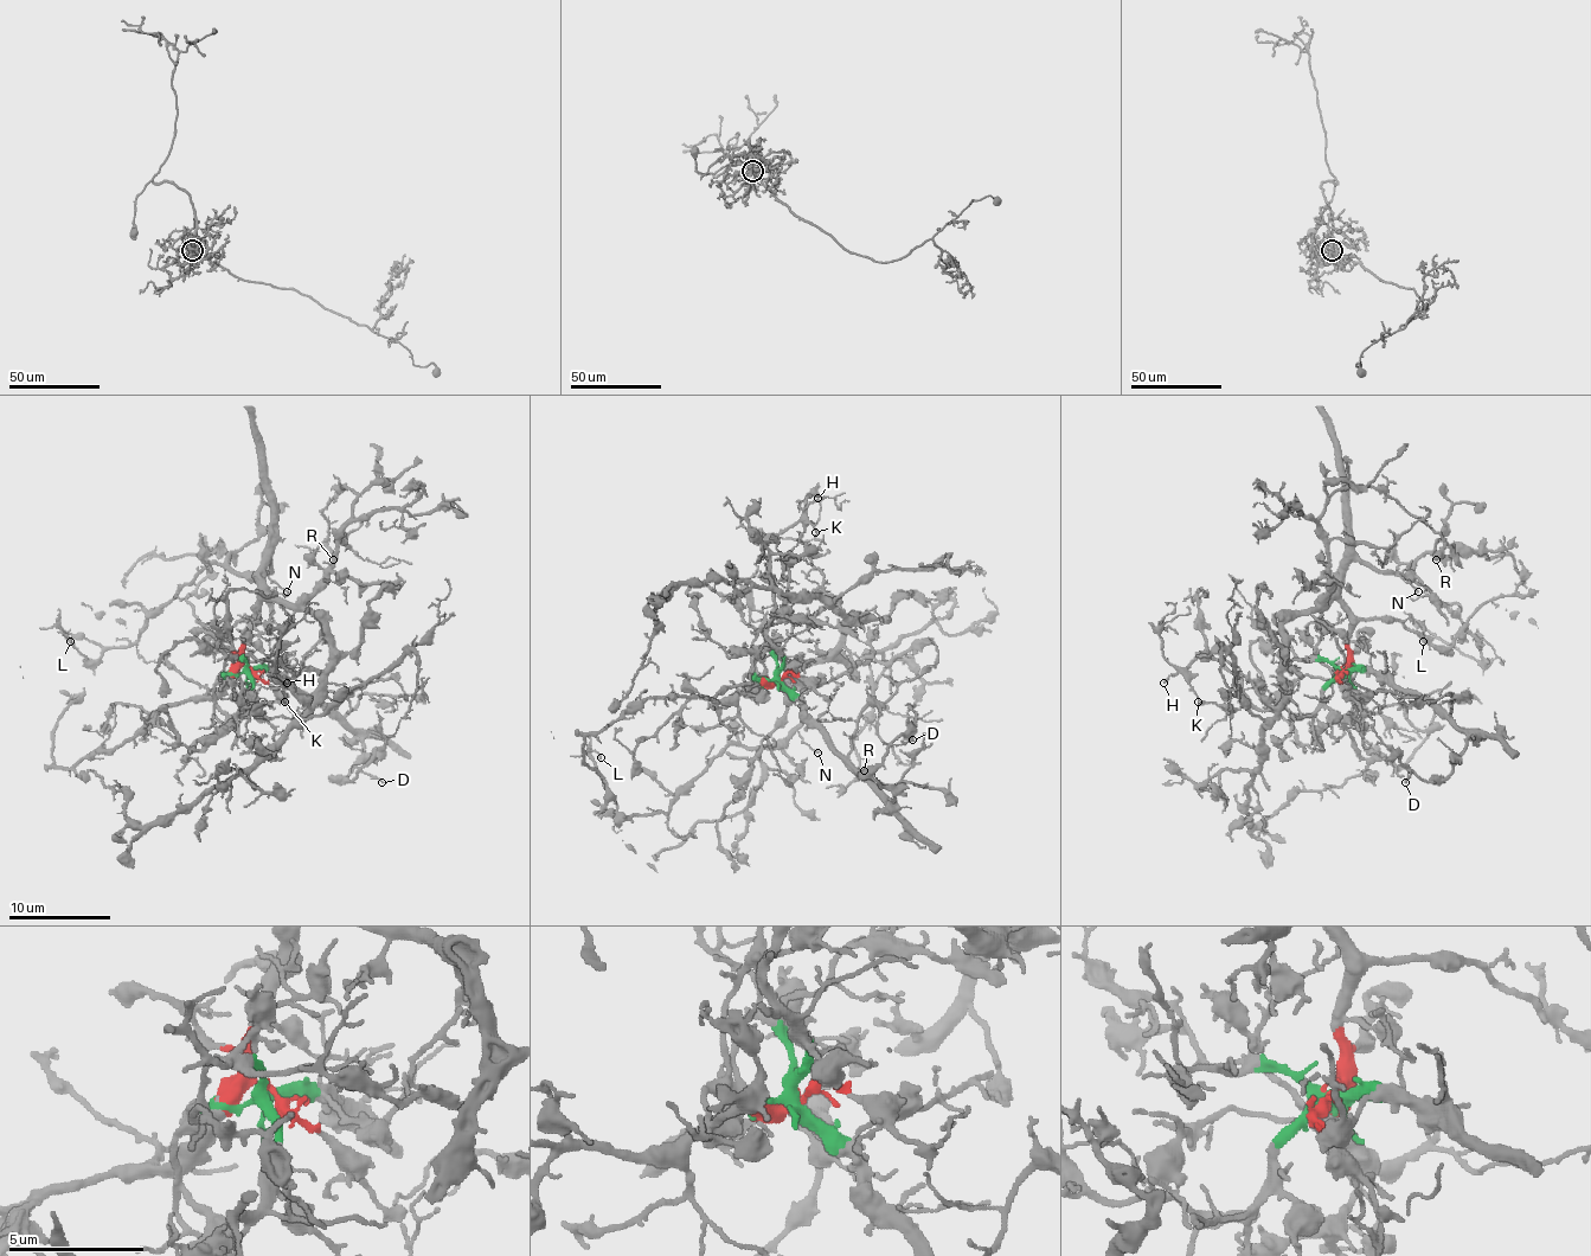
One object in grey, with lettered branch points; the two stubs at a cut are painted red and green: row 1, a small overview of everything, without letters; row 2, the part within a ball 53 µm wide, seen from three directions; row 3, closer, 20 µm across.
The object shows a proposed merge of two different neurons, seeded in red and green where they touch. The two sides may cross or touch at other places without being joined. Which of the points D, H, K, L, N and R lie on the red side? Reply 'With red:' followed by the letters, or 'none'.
With red: L, N, R

